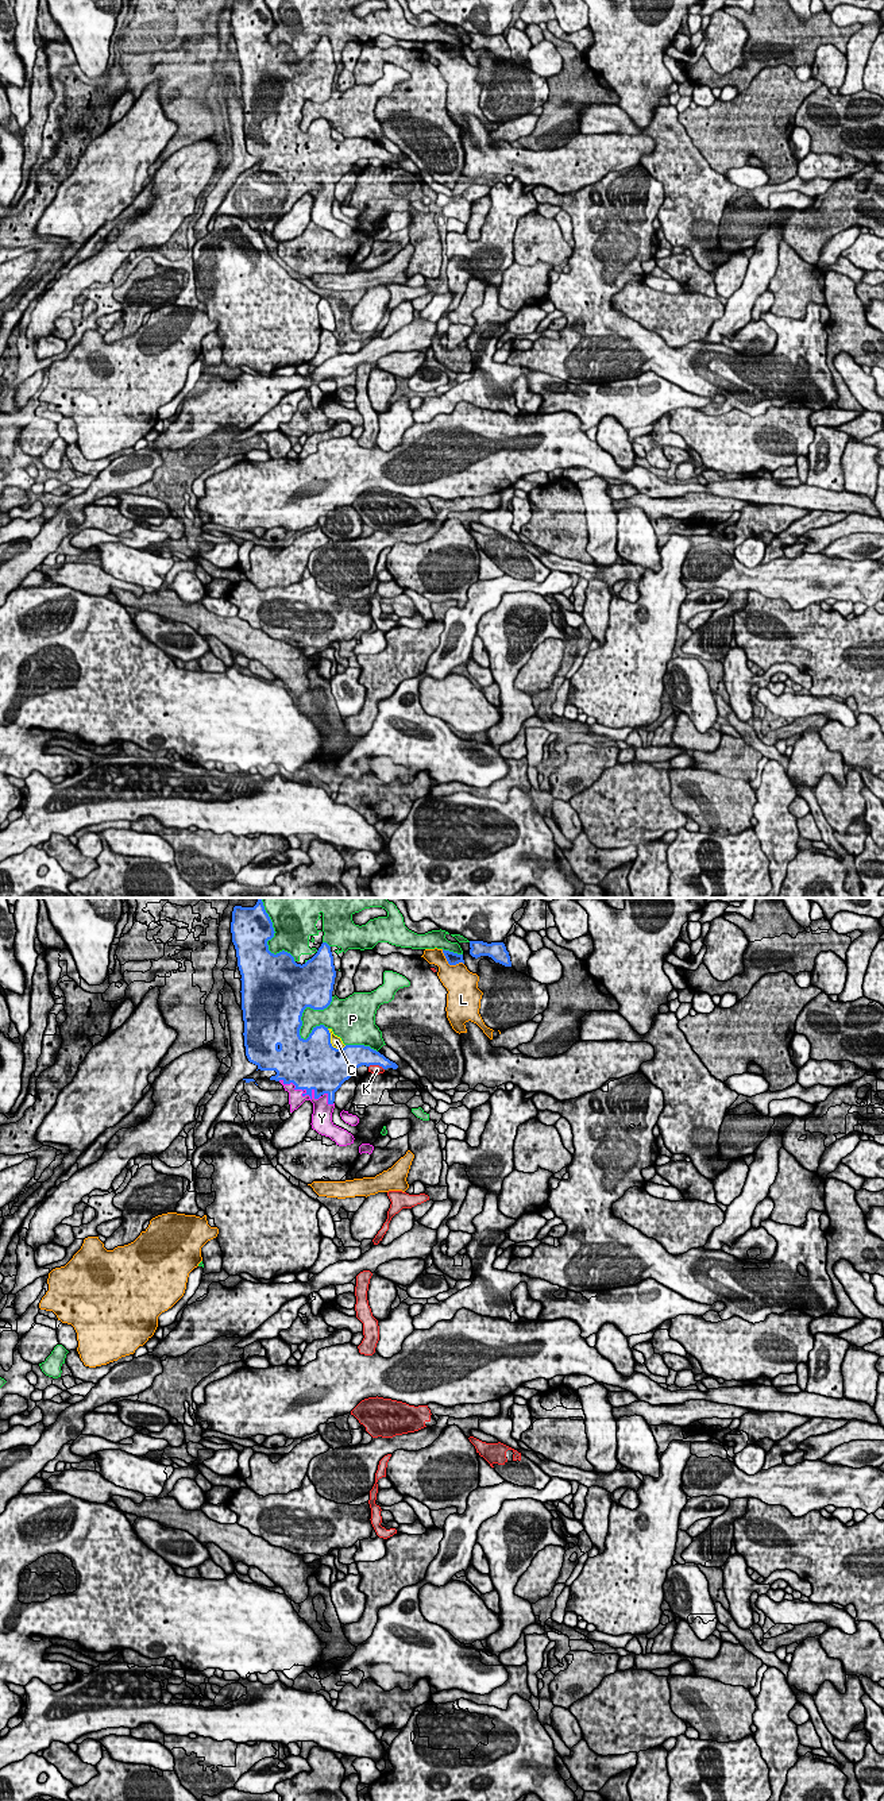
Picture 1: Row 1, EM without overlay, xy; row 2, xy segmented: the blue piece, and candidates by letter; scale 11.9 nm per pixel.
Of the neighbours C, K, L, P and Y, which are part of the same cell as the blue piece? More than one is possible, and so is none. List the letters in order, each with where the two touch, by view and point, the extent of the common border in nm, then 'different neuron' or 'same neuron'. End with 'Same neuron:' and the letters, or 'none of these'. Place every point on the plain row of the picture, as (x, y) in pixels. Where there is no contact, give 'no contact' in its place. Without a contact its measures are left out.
C: meets blue in xy at (329, 135); contact 320 nm long; different neuron
K: meets blue in xy at (377, 157); contact 200 nm long; different neuron
L: meets blue in xy at (450, 57); contact 320 nm long; different neuron
P: meets blue in xy at (305, 100); contact 650 nm long; different neuron
Y: meets blue in xy at (300, 181); contact 550 nm long; same neuron
Same neuron: Y

